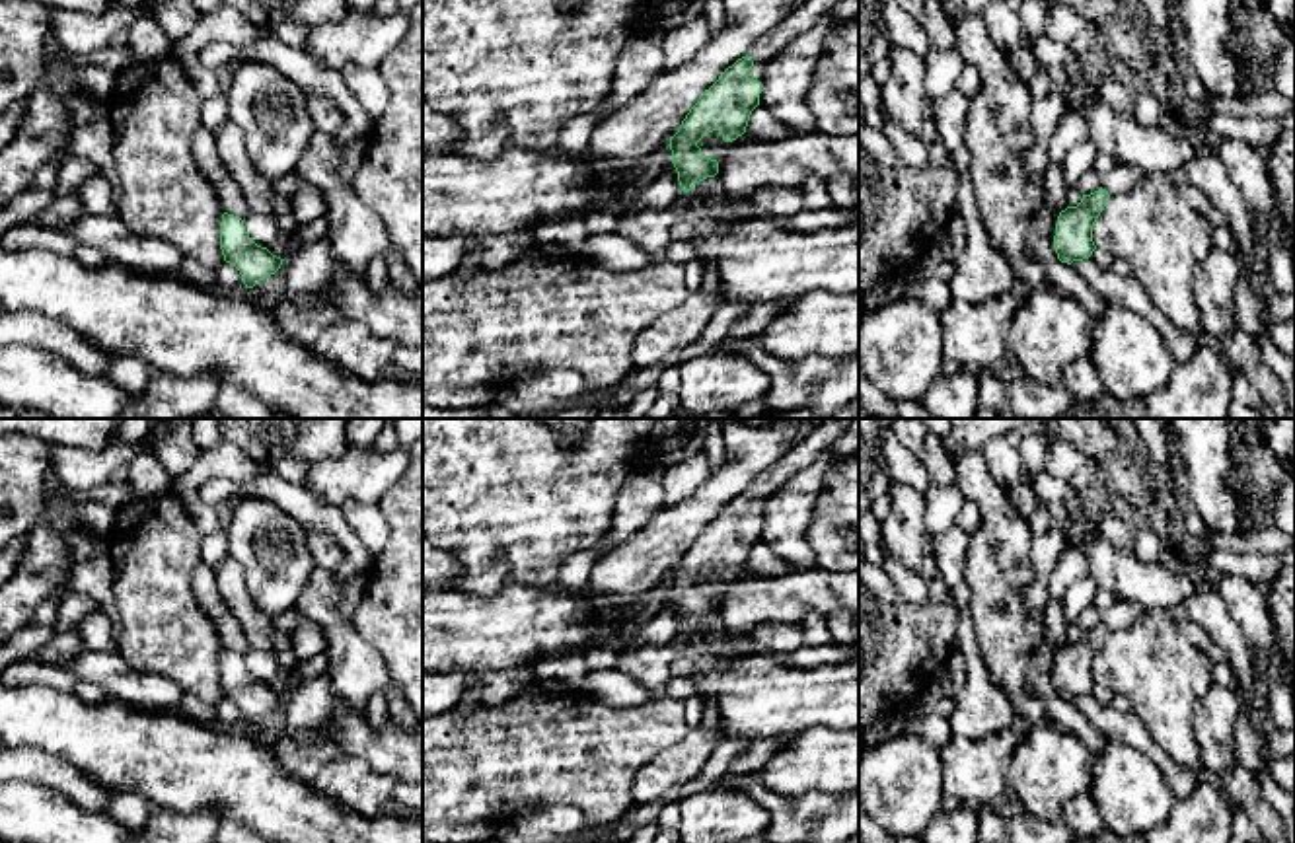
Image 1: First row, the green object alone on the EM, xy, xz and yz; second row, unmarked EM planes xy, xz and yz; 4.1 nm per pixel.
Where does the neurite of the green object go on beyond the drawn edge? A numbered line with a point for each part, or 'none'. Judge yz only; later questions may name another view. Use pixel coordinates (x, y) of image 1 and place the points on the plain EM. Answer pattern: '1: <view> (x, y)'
none

